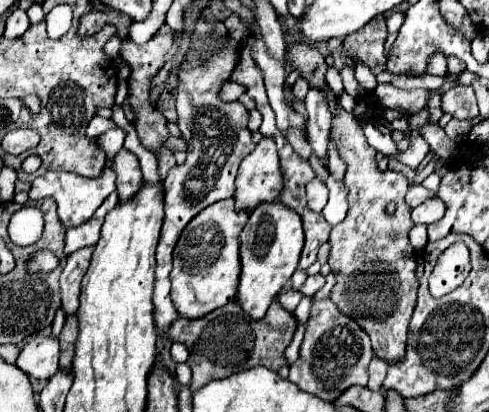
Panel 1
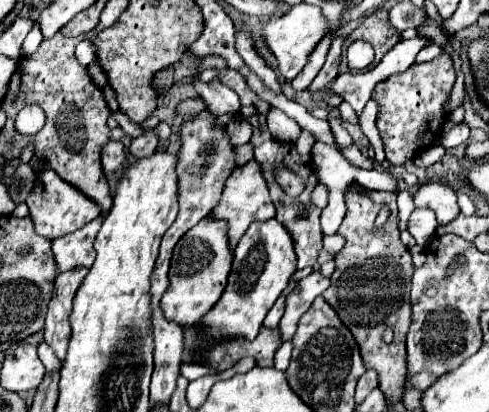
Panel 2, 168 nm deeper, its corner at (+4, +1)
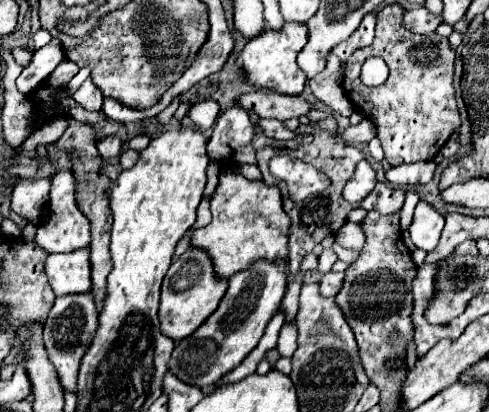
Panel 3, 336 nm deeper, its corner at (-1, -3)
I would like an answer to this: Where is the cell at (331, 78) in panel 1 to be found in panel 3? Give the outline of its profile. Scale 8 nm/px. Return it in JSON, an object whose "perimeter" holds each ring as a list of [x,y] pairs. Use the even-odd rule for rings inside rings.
{"perimeter":[[[362,160],[356,170],[354,170],[354,176],[352,180],[346,184],[344,188],[344,198],[350,202],[350,204],[360,204],[376,186],[376,174],[374,174],[374,168],[370,166],[370,162]]]}

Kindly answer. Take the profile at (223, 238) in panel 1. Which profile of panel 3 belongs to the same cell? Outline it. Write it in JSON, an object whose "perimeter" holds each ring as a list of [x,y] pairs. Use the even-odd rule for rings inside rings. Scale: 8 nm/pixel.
{"perimeter":[[[188,248],[178,260],[172,262],[162,282],[158,316],[160,316],[160,330],[164,332],[164,336],[172,338],[174,342],[190,336],[218,308],[218,302],[226,294],[226,288],[228,288],[226,280],[216,280],[208,256],[198,248]]]}

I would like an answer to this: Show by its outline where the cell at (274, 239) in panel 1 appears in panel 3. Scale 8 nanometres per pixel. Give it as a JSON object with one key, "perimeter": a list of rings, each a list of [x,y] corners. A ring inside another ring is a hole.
{"perimeter":[[[258,260],[248,272],[240,272],[228,280],[228,290],[218,310],[192,334],[188,340],[180,340],[168,360],[170,372],[184,384],[206,390],[222,380],[224,374],[232,372],[244,356],[248,356],[264,334],[266,324],[278,312],[280,300],[286,292],[286,266],[284,262],[266,264]]]}

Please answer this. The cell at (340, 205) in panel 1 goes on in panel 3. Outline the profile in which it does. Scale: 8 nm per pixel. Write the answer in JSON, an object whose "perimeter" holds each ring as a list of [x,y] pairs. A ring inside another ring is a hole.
{"perimeter":[[[420,202],[414,212],[414,222],[410,226],[410,238],[416,248],[424,252],[432,252],[438,246],[440,232],[444,228],[444,216],[438,214],[426,202]]]}

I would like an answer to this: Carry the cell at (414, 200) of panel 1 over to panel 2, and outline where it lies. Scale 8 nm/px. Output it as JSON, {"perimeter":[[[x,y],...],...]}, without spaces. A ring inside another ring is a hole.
{"perimeter":[[[437,182],[419,186],[413,192],[413,204],[417,208],[421,208],[421,206],[431,208],[437,214],[439,224],[447,224],[459,214],[455,192],[451,188],[445,188],[441,184],[437,184]]]}

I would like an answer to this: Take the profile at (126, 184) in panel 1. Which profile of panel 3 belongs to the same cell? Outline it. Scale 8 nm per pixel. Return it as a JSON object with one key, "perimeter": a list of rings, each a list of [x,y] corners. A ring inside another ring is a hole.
{"perimeter":[[[106,136],[102,140],[98,140],[98,152],[102,158],[114,158],[122,152],[122,140],[118,136]]]}

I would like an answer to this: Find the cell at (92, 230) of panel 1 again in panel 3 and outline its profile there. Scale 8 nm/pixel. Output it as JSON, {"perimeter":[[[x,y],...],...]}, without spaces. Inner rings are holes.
{"perimeter":[[[88,248],[68,254],[50,254],[46,258],[46,274],[54,294],[84,294],[92,288]]]}

